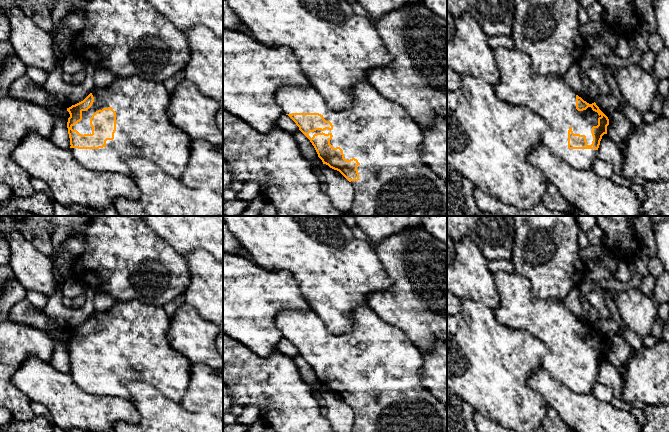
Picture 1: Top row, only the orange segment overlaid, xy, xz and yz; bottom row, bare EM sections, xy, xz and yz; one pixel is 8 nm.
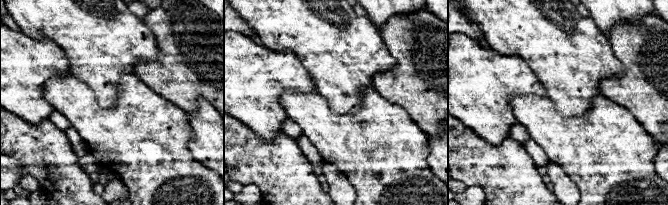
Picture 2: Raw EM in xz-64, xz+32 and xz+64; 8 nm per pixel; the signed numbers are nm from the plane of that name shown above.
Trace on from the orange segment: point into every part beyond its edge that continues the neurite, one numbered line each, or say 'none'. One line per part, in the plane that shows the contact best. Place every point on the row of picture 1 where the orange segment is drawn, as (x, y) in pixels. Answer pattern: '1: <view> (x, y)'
1: xy (143, 129)

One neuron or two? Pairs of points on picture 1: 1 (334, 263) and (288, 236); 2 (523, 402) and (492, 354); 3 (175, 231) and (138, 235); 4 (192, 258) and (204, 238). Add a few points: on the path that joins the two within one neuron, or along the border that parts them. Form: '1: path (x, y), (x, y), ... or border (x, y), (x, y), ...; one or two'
1: path (323, 254), (306, 237), (299, 236); one
2: path (511, 390), (492, 371), (492, 366); one
3: border (148, 226), (174, 248); two
4: border (212, 254), (201, 249), (194, 249), (183, 255); two

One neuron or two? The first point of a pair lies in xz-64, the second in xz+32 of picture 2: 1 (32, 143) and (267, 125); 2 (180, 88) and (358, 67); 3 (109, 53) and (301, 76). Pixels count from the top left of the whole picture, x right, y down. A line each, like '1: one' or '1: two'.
1: two
2: two
3: two

